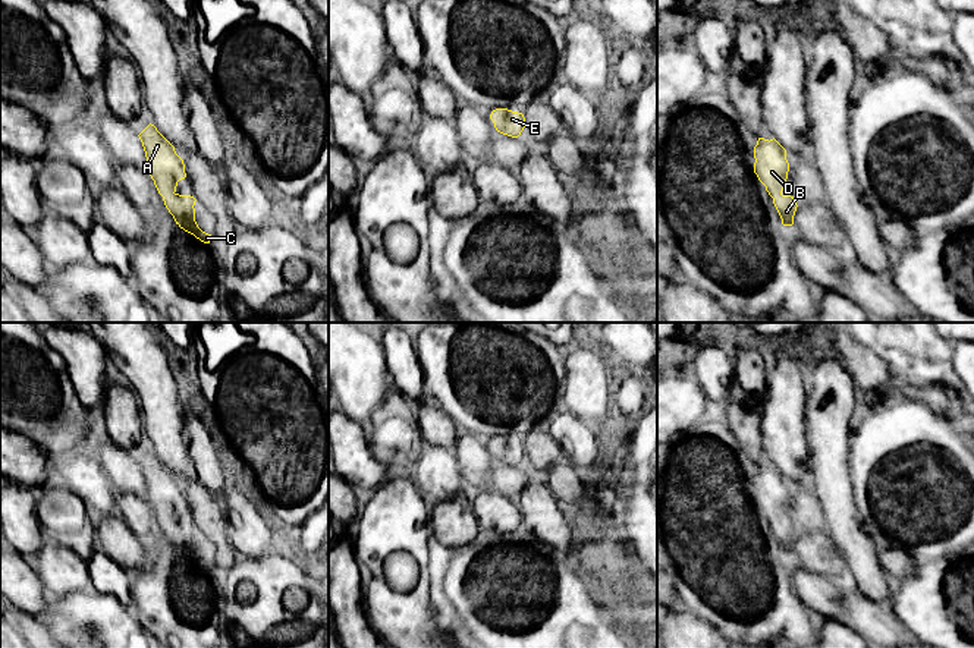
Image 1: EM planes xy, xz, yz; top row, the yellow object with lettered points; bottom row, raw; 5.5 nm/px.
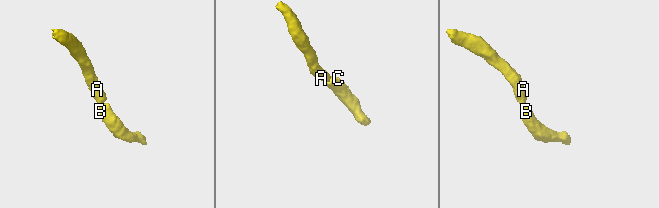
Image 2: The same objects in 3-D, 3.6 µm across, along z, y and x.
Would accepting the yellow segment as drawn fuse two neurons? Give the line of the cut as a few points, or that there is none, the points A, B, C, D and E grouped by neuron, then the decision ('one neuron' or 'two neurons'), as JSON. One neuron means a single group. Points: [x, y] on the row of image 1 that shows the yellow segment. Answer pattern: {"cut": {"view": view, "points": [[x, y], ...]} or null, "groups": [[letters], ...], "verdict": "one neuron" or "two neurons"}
{"cut": null, "groups": [["A", "B", "C", "D", "E"]], "verdict": "one neuron"}

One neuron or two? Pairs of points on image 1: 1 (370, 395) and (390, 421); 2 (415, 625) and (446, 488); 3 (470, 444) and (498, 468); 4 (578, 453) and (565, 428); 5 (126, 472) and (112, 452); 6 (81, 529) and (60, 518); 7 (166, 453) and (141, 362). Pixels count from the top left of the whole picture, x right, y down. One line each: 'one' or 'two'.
1: two
2: two
3: two
4: one
5: one
6: one
7: one

